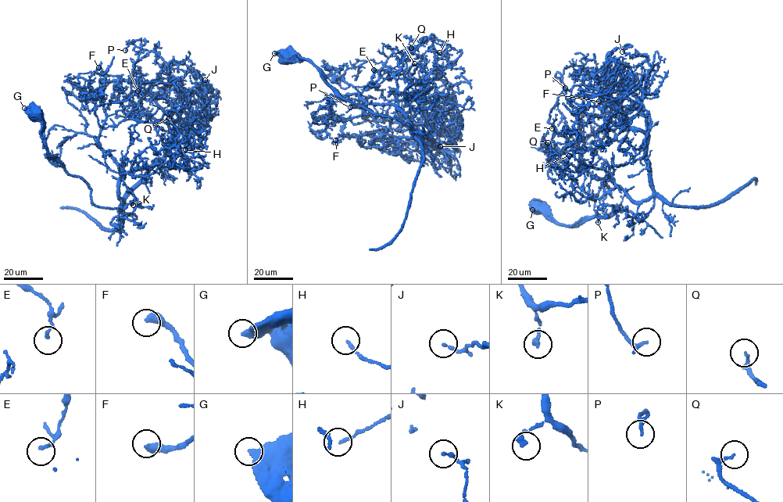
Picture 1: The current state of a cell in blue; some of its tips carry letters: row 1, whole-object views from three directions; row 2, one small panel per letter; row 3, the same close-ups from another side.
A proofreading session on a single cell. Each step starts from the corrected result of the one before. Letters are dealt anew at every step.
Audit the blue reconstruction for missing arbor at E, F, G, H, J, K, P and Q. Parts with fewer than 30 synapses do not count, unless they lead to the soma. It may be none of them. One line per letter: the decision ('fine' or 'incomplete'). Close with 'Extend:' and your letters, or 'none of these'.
E: fine
F: fine
G: fine
H: fine
J: fine
K: fine
P: fine
Q: fine
Extend: none of these

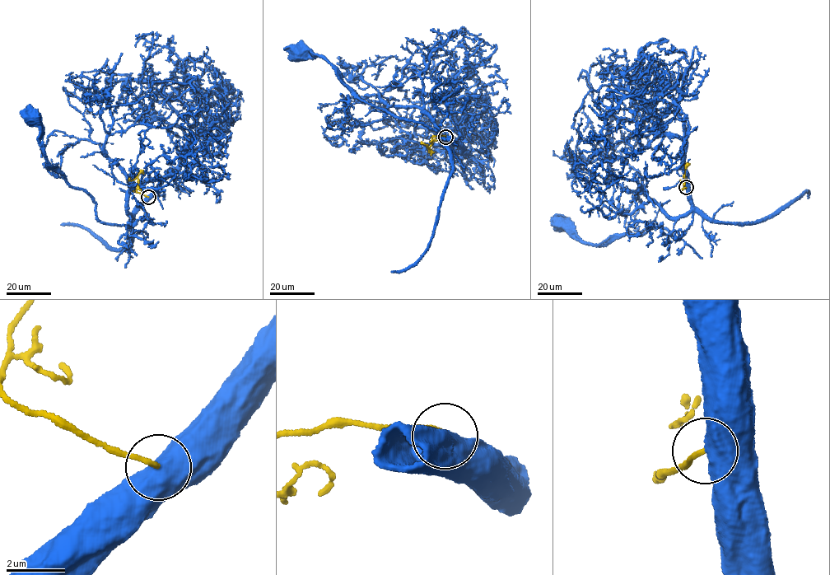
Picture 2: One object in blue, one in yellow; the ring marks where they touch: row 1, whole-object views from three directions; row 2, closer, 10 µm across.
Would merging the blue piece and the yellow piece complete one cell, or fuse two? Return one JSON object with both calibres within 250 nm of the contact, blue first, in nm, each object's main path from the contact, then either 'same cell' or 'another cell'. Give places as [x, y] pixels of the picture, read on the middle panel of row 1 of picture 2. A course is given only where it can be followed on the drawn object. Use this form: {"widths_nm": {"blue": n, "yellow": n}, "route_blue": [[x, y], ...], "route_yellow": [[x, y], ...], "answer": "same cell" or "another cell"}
{"widths_nm": {"blue": 700, "yellow": 140}, "route_blue": [[445, 137], [440, 137], [422, 123], [401, 119], [366, 103], [342, 81], [333, 65], [310, 50], [300, 49]], "route_yellow": [[445, 137], [432, 137], [429, 147], [421, 142]], "answer": "same cell"}

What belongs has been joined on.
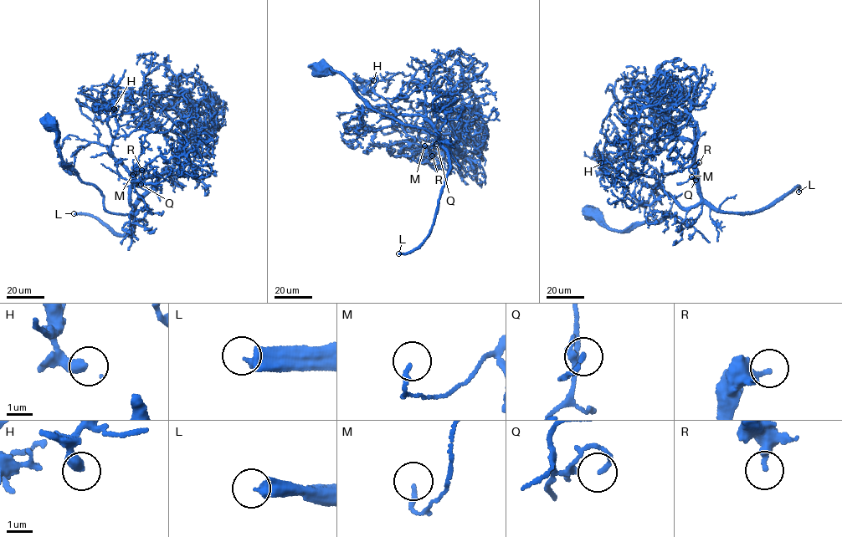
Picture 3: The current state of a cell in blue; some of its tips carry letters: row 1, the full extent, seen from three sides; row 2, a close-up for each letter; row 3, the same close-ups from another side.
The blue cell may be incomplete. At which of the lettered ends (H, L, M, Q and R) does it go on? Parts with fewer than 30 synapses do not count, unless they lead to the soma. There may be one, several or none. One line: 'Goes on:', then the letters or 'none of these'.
Goes on: H, L

